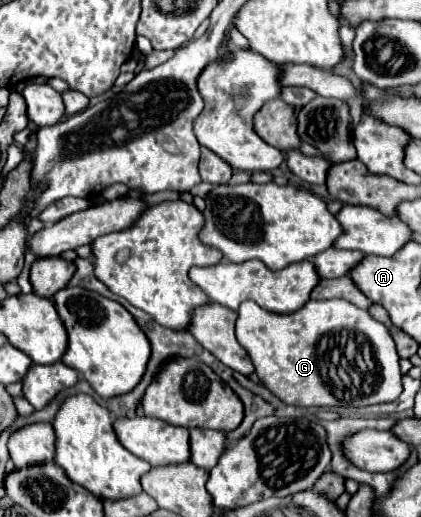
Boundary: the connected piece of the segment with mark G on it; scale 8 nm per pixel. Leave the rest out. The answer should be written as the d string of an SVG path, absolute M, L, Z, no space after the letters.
M344 299L308 301L302 309L286 315L266 311L252 301L244 301L238 309L236 339L246 349L260 383L288 405L362 407L362 405L394 401L402 393L402 383L400 383L402 373L398 365L398 353L388 329L376 319L372 319L364 309L358 309L356 305Z

